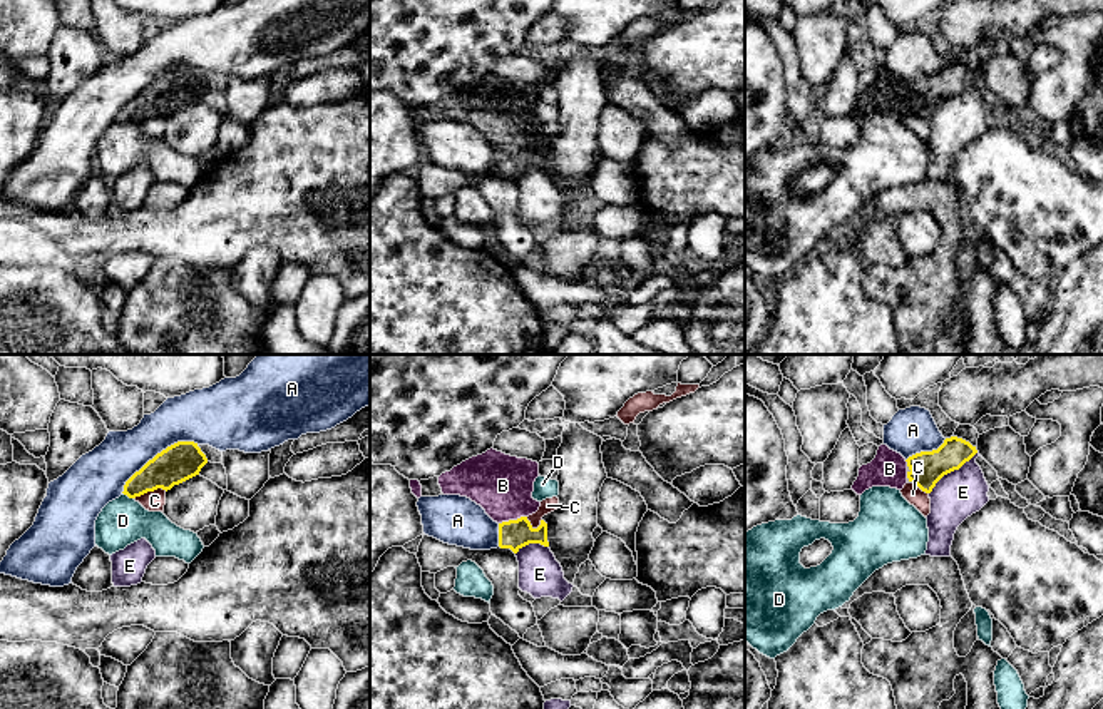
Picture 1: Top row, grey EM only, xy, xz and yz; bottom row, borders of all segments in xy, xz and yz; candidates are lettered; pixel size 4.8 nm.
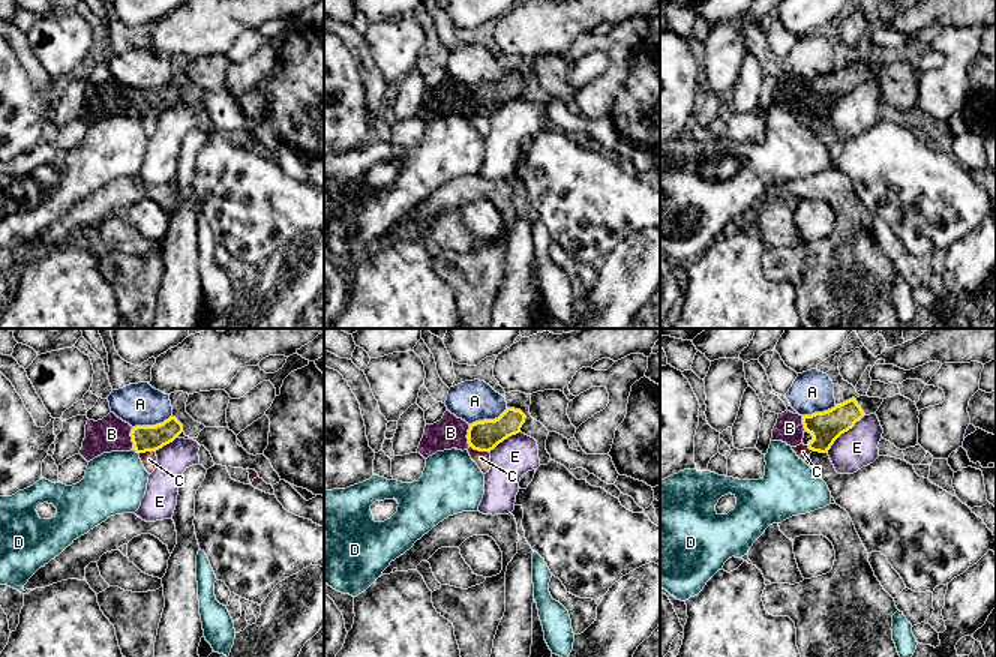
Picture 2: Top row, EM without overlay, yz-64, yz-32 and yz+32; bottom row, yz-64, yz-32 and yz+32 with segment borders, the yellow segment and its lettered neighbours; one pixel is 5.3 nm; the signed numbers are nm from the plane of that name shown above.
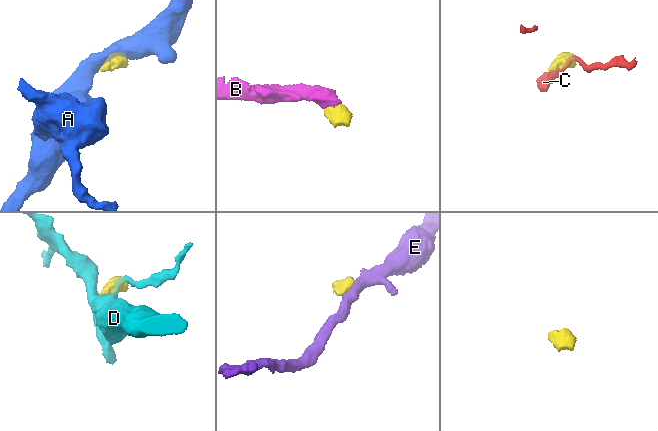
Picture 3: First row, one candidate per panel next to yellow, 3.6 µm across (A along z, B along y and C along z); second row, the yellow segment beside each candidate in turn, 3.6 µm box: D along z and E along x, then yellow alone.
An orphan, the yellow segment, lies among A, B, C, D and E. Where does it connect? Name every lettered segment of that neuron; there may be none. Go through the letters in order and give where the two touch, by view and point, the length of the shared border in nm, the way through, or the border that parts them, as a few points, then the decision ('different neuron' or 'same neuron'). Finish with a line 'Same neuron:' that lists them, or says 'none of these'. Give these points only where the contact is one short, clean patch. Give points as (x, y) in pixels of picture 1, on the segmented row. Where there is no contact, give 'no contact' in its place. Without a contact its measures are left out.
A: xy (158, 453) | 440 nm | different neuron
B: xz (513, 520) | 140 nm | across xz (514, 534), (513, 520), (502, 485) | same neuron
C: xy (149, 490) | 170 nm | along xy (166, 490), (148, 490), (134, 499) | different neuron
D: xy (128, 495) | 70 nm | along xy (123, 492), (133, 499) | different neuron
E: yz (951, 470) | 320 nm | along yz (978, 452), (958, 469), (948, 472), (929, 494) | different neuron
Same neuron: B

